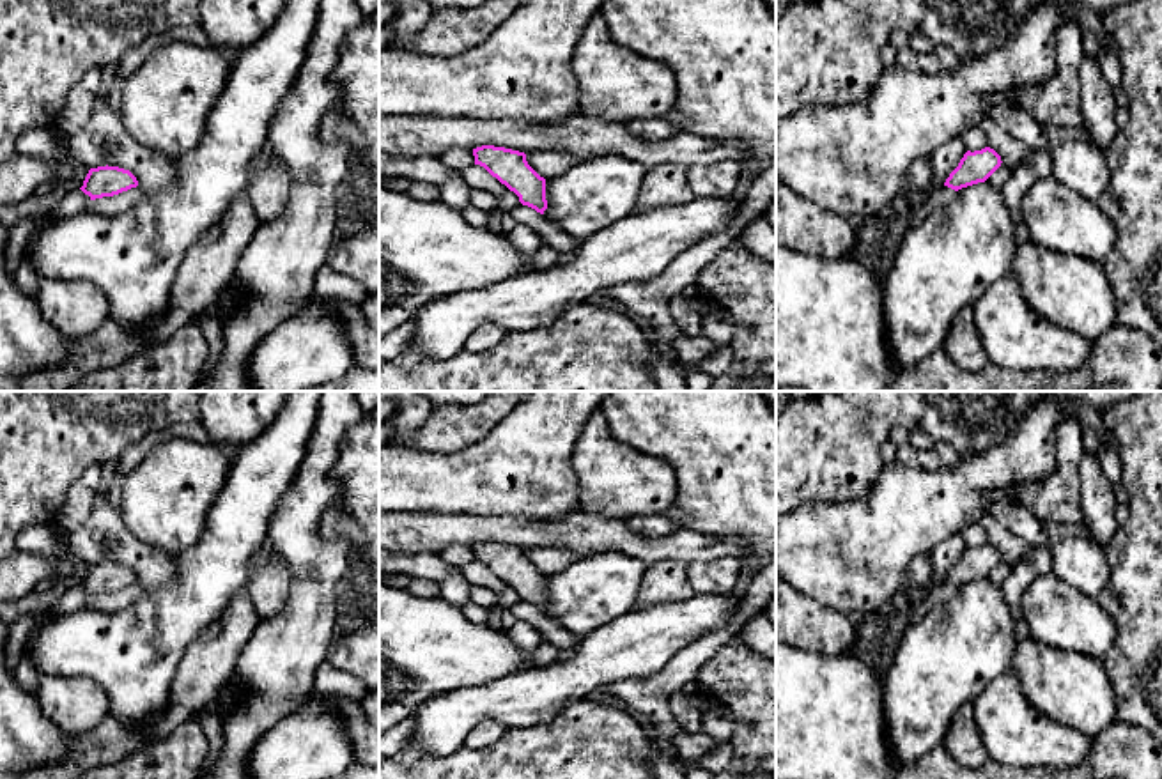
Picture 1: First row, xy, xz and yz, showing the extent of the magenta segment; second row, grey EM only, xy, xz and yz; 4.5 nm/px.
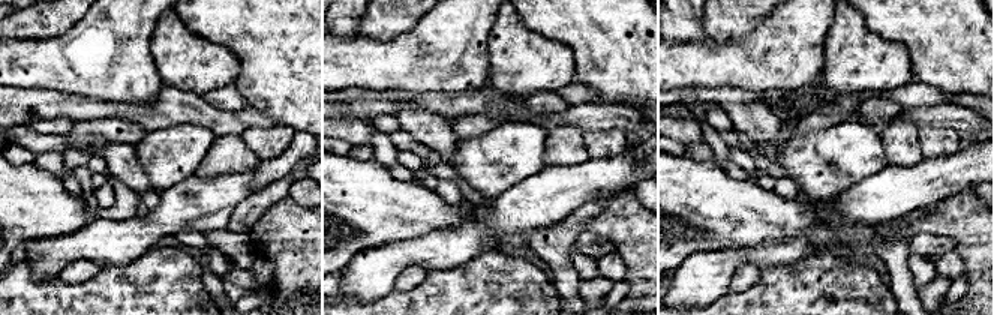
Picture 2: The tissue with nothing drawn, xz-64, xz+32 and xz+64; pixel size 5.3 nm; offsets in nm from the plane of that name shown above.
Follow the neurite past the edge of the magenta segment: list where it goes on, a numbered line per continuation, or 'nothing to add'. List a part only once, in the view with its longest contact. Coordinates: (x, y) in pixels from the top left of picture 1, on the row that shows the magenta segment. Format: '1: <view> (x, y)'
nothing to add

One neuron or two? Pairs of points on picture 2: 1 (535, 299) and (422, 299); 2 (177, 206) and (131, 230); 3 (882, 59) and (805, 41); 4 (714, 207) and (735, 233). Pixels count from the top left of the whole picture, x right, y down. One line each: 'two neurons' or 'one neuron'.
1: one neuron
2: one neuron
3: two neurons
4: one neuron

